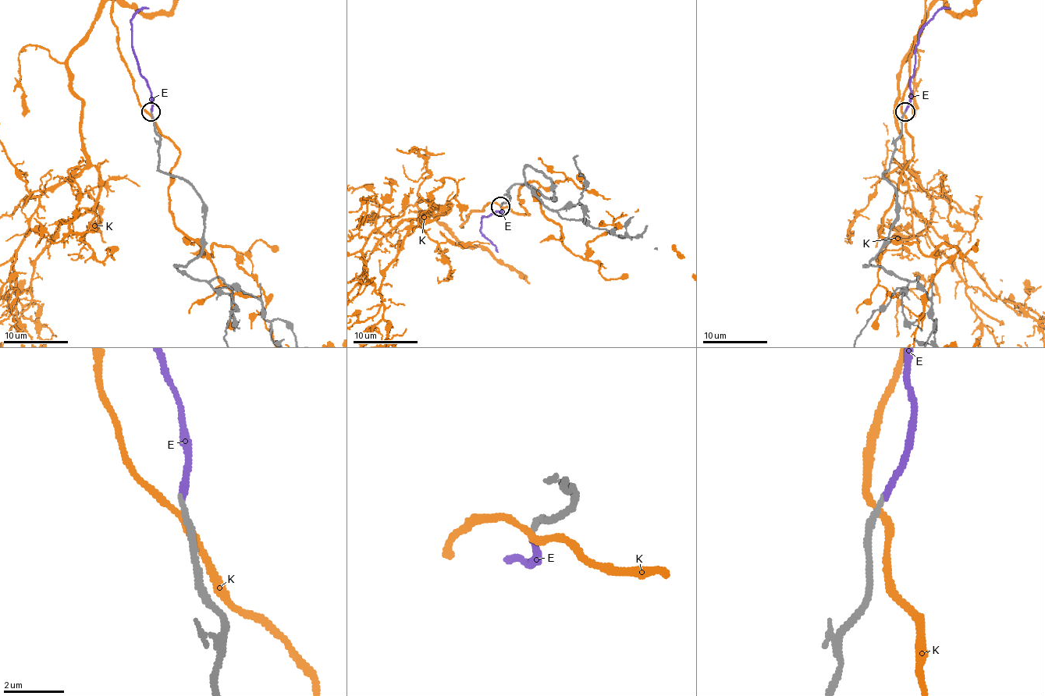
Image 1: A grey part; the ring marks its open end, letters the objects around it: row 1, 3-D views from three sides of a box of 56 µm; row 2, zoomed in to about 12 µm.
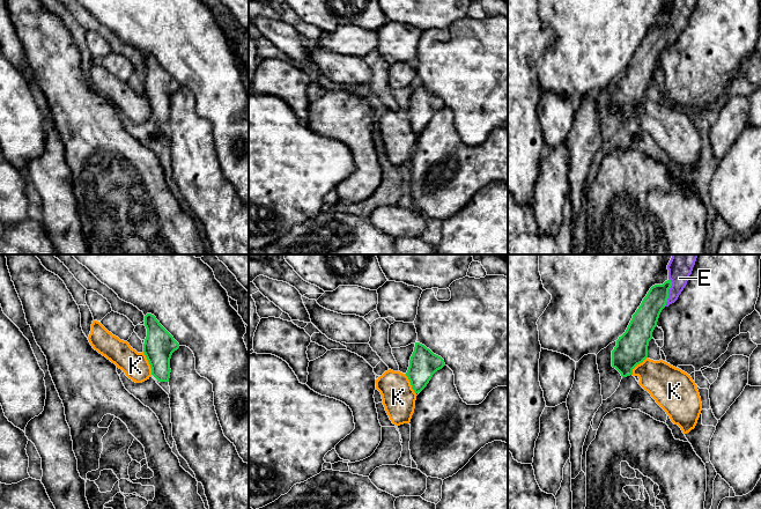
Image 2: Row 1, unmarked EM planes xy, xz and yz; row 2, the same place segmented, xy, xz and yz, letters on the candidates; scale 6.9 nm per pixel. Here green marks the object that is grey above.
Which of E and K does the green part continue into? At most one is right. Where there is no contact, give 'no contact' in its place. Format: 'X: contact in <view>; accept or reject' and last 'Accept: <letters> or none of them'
E: contact in yz; accept
K: contact in xy; reject
Accept: E

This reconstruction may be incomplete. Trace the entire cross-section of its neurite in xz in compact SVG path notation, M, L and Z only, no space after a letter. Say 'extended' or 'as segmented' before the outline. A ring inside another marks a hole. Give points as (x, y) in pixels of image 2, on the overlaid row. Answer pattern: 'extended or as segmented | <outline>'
as segmented | M415 342L414 352L406 372L414 392L421 392L429 383L433 375L444 366L444 360L441 356L434 354L424 345Z

